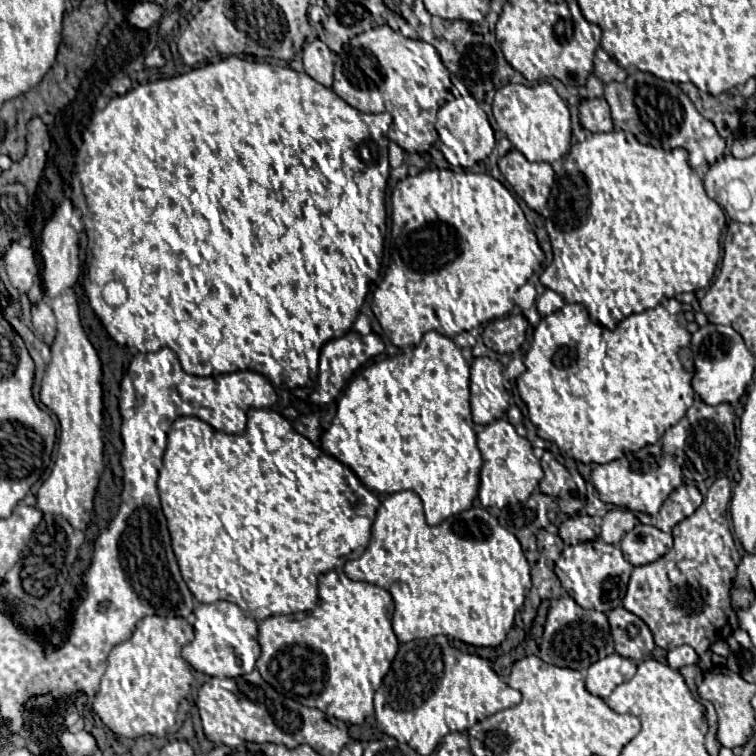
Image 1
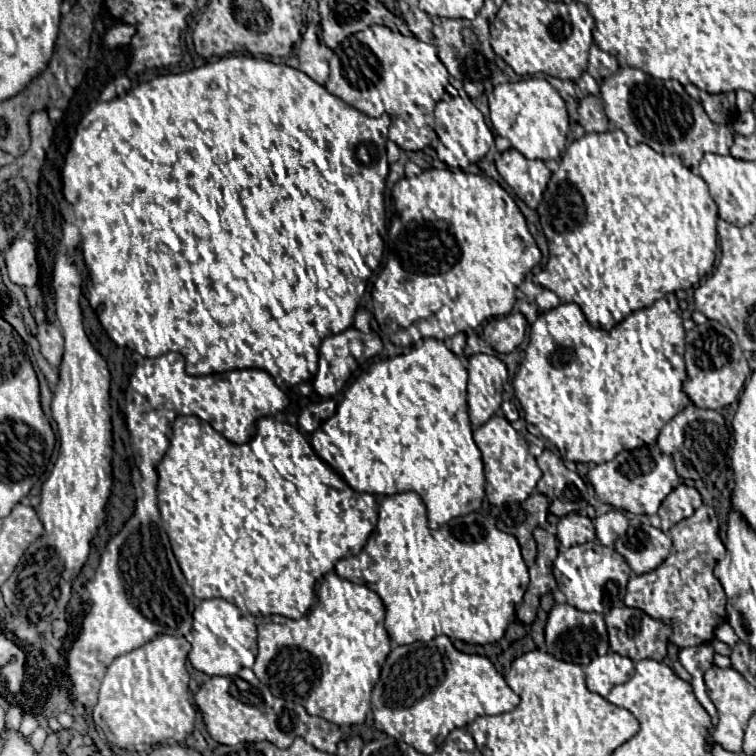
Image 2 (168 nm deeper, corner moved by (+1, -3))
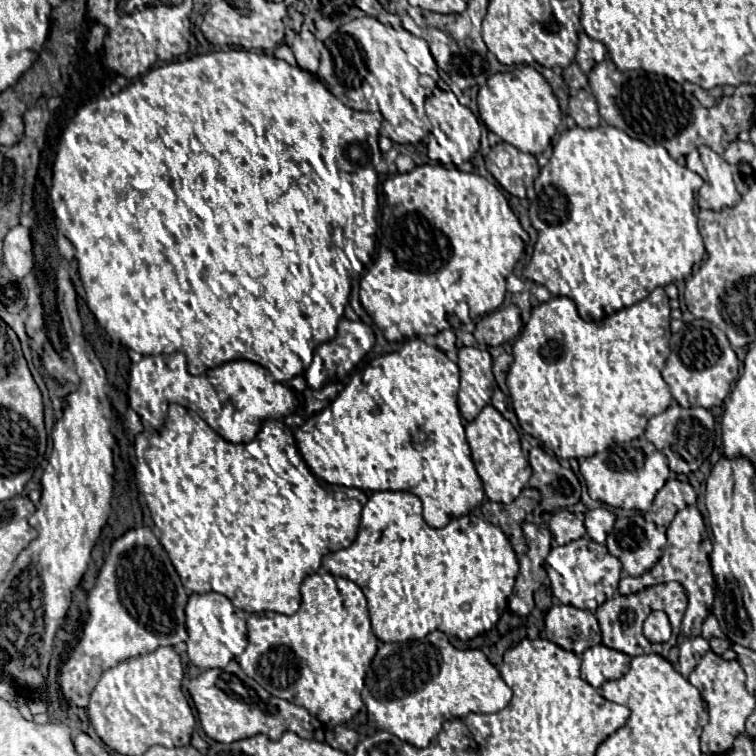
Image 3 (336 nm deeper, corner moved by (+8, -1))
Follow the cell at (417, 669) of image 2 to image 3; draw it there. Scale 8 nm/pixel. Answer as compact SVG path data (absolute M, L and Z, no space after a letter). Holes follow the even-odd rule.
M433 631L419 641L379 643L379 651L371 663L371 669L365 677L365 689L361 693L369 711L369 725L389 731L413 747L427 747L441 731L445 721L463 719L469 713L497 713L505 709L511 701L511 695L511 689L505 685L499 671L489 663L483 651L455 649L441 631Z

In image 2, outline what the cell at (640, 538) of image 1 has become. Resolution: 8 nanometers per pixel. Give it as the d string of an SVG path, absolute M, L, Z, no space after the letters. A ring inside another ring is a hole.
M628 515L630 527L624 537L616 541L616 551L628 561L636 575L656 569L670 553L672 539L652 527L646 515Z

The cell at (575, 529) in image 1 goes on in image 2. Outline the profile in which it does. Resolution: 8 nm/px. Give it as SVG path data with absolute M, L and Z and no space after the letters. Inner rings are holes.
M570 513L558 523L558 539L564 547L572 547L578 543L588 543L596 539L596 531L592 521L586 515Z

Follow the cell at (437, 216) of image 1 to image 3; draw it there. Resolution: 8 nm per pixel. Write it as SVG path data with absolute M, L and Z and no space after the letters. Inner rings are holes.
M424 164L409 173L397 173L385 181L383 189L391 215L385 215L381 221L377 261L361 279L359 297L385 339L398 342L412 336L437 335L450 328L447 314L468 323L474 317L499 309L507 293L505 279L523 257L529 242L529 235L519 225L503 193L481 175L442 164Z

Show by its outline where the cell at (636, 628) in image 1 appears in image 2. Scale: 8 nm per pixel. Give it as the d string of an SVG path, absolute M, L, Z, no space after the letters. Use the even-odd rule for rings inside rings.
M614 607L604 615L606 627L608 627L608 635L610 635L610 649L618 655L630 657L632 661L642 661L646 657L662 661L668 653L668 641L672 637L672 629L668 623L658 621L654 617L650 617L648 613L634 609L634 607Z

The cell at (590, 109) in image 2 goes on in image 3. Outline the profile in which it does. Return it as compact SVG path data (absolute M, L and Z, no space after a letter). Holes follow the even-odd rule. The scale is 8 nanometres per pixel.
M581 89L577 95L569 99L569 115L575 119L575 123L583 129L599 127L599 111L597 101L589 89Z

